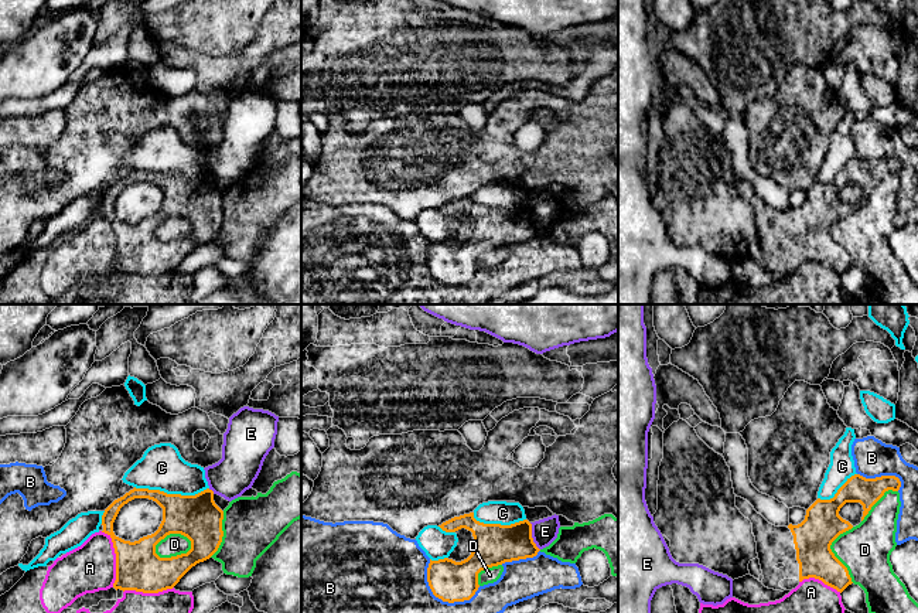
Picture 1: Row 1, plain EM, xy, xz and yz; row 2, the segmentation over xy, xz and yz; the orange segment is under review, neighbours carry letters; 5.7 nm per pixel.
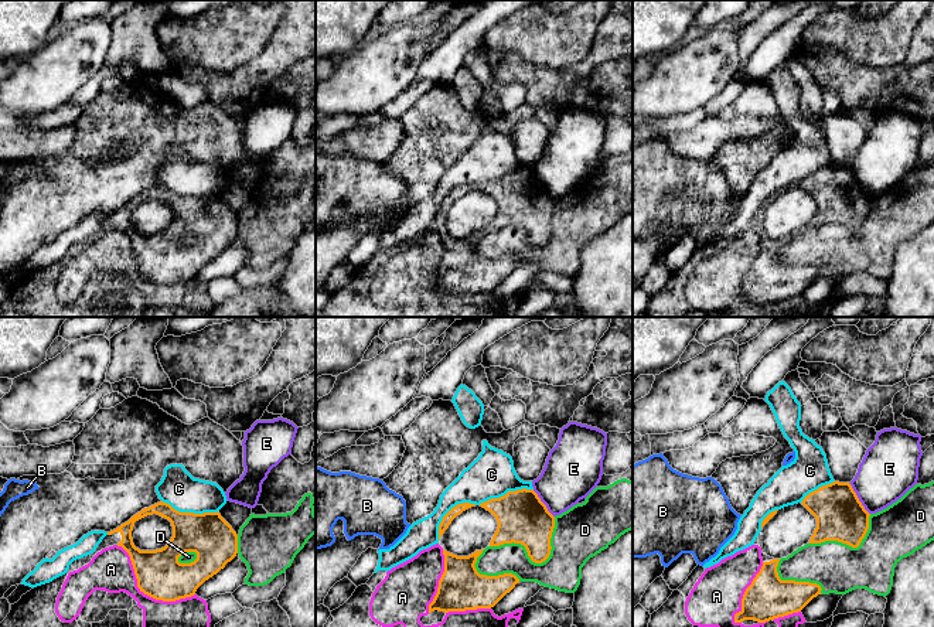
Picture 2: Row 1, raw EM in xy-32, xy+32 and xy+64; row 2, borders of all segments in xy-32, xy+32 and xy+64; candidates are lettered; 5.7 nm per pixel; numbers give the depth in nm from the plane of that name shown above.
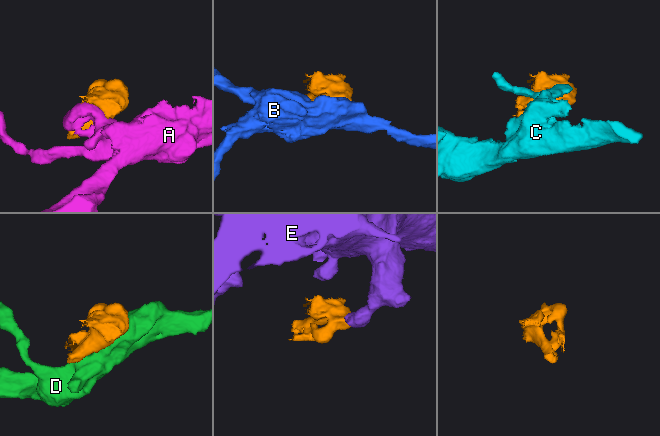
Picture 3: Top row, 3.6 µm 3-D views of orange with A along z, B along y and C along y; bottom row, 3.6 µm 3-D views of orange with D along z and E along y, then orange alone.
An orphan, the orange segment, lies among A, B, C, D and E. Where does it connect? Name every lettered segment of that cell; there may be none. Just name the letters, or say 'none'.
none

